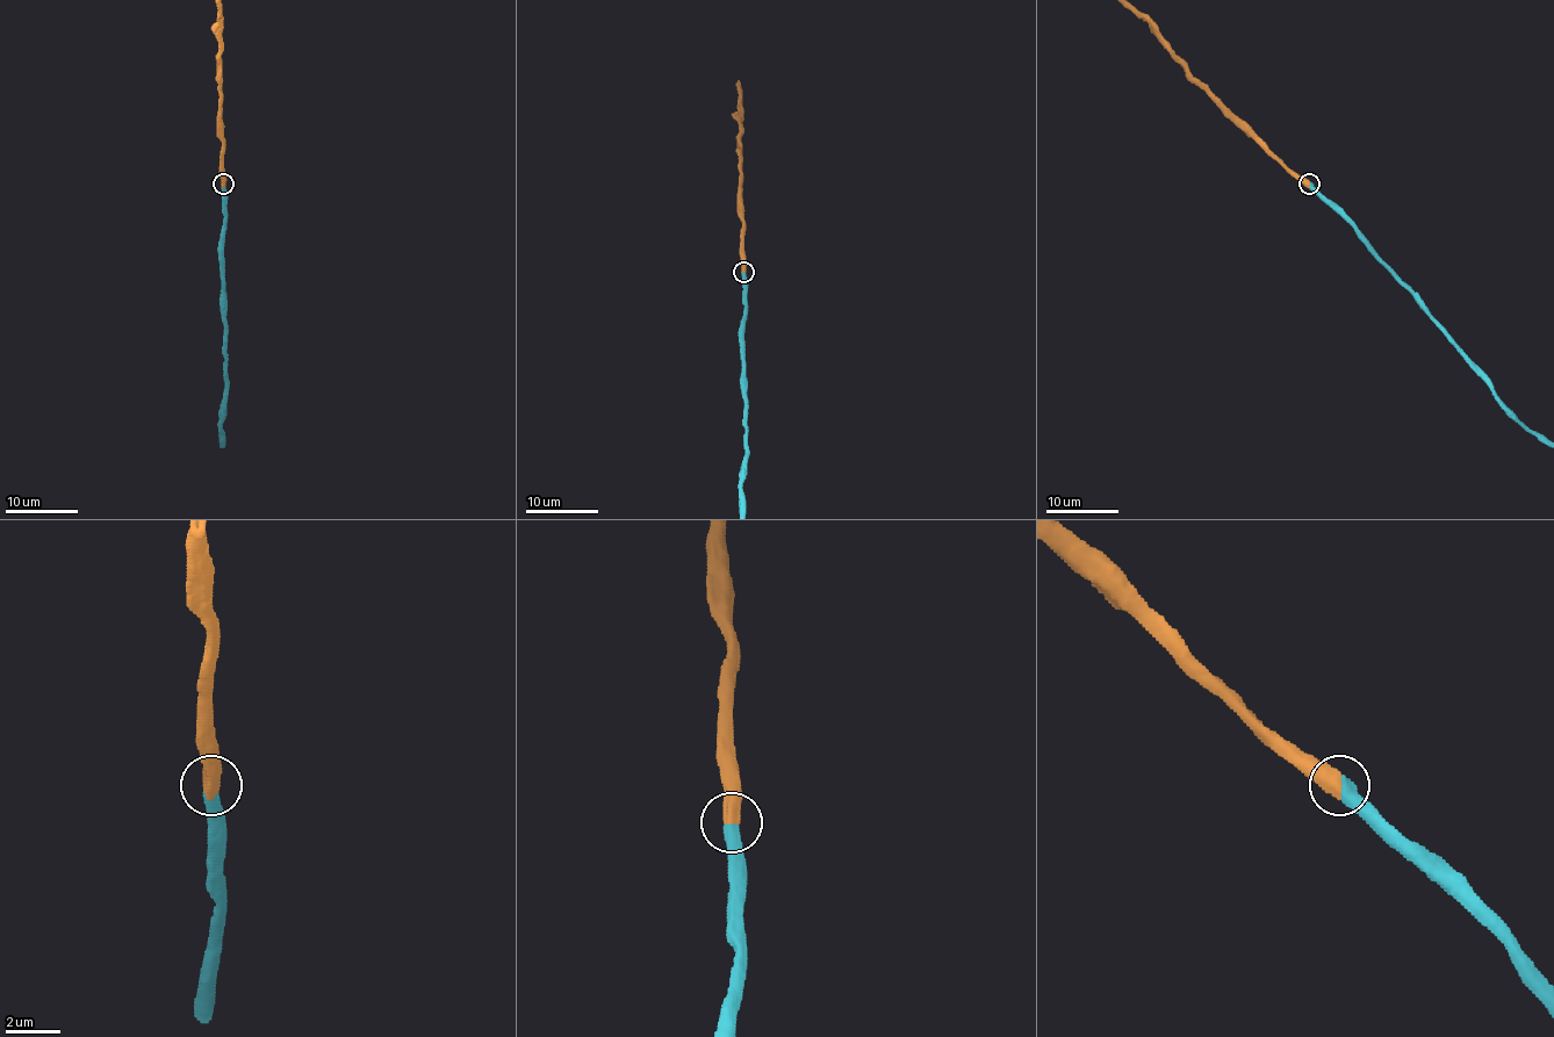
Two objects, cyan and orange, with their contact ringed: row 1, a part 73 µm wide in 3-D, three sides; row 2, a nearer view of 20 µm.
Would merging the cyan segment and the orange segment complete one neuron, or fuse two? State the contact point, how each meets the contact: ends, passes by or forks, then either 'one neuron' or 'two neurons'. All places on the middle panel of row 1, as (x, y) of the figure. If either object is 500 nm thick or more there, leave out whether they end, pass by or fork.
place (743, 272); one neuron

